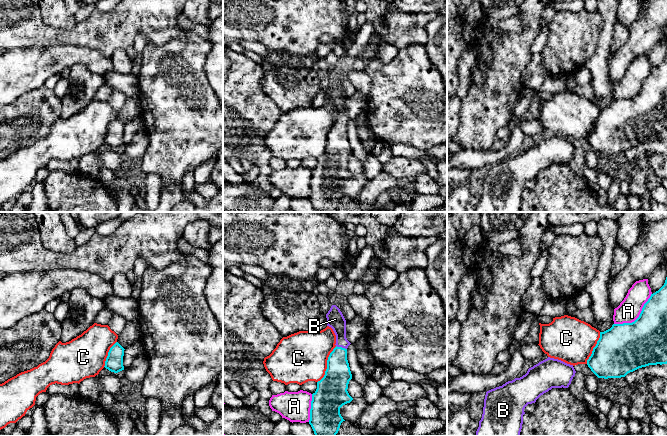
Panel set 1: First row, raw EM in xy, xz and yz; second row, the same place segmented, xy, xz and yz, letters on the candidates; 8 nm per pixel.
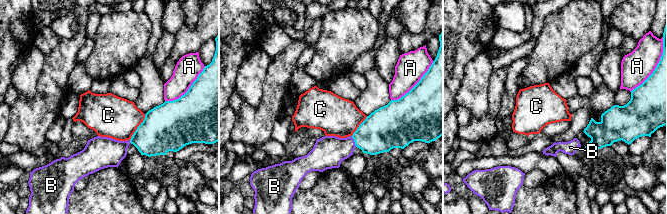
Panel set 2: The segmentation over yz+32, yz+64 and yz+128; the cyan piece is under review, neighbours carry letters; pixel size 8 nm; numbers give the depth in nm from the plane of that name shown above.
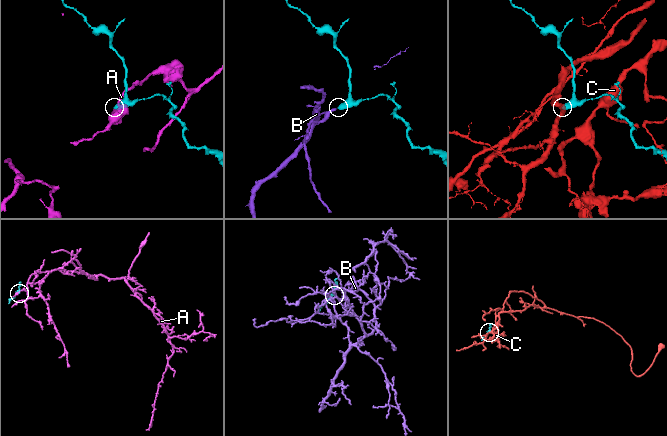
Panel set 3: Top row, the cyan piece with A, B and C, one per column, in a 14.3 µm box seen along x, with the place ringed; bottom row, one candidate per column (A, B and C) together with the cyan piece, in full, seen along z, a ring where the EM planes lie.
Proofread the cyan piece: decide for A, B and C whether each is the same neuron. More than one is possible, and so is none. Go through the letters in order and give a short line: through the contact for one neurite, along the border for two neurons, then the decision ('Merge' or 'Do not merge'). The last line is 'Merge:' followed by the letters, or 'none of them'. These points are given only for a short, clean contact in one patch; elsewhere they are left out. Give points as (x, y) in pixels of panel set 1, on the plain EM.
A: Do not merge
B: Line: xz (337, 151), (337, 135), (341, 123), (341, 110), (335, 95). Merge
C: Do not merge
Merge: B

